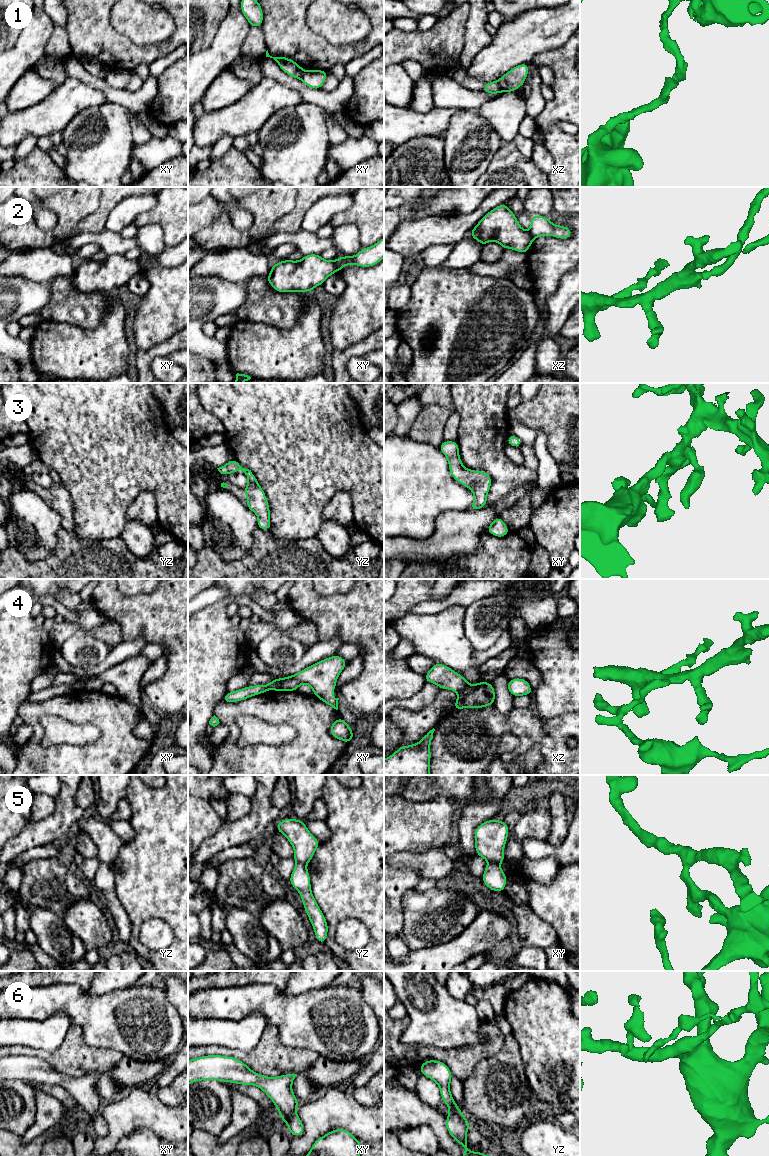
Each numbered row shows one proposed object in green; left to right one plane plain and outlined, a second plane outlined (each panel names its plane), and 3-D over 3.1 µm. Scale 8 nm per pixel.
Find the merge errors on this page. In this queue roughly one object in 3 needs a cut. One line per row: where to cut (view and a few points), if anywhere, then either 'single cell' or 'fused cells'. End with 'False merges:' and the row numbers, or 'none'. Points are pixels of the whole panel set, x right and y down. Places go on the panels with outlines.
1: cut xz (496, 81), (503, 91); fused cells
2: cut xy (334, 261), (337, 271); fused cells
3: cut none; single cell
4: cut xz (469, 684), (458, 692); fused cells
5: cut yz (297, 862), (305, 865); fused cells
6: cut none; single cell
False merges: 1, 2, 4, 5

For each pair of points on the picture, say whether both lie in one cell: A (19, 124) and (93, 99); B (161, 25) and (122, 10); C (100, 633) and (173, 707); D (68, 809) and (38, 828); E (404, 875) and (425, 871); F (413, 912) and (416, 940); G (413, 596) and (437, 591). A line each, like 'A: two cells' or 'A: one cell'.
A: one cell
B: one cell
C: two cells
D: one cell
E: two cells
F: one cell
G: two cells

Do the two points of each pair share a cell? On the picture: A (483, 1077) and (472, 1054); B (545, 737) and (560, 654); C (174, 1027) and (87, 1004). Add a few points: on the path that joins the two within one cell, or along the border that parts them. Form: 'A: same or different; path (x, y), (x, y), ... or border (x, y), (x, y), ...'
A: different; border (498, 1052), (482, 1058), (462, 1081)
B: different; border (532, 705), (536, 714), (544, 720), (569, 712)
C: same; path (152, 1024), (139, 1021), (109, 1021)

